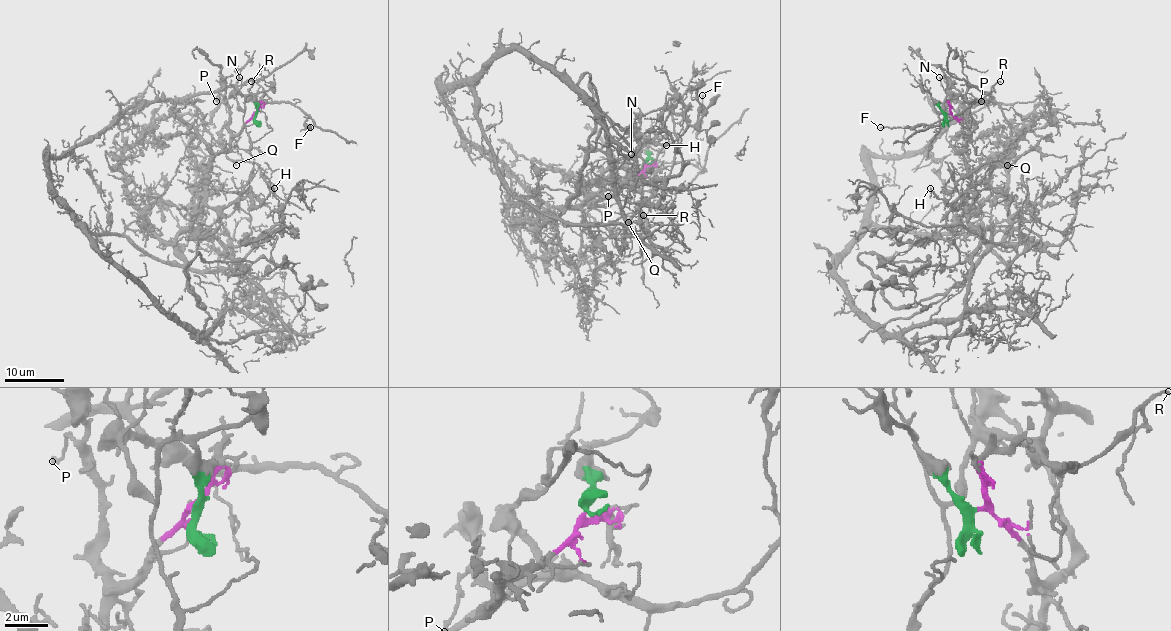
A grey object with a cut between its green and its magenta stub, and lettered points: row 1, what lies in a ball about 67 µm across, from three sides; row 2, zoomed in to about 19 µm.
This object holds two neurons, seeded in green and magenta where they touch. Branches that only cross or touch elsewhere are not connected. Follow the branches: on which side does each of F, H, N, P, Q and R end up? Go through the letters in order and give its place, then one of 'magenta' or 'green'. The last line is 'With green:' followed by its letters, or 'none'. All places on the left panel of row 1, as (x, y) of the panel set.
F: (310, 127) | green
H: (274, 188) | magenta
N: (239, 77) | green
P: (216, 101) | magenta
Q: (236, 165) | green
R: (251, 81) | green
With green: F, N, Q, R

